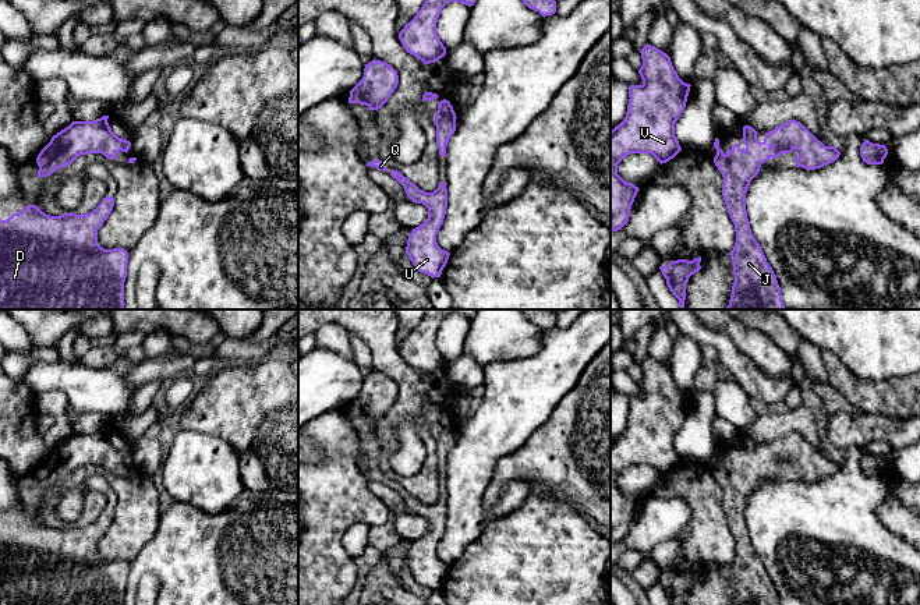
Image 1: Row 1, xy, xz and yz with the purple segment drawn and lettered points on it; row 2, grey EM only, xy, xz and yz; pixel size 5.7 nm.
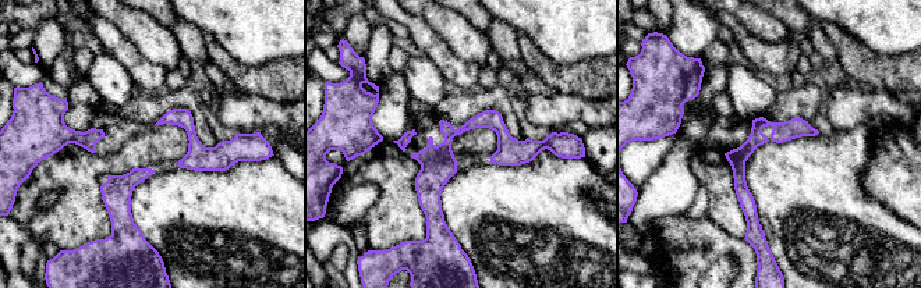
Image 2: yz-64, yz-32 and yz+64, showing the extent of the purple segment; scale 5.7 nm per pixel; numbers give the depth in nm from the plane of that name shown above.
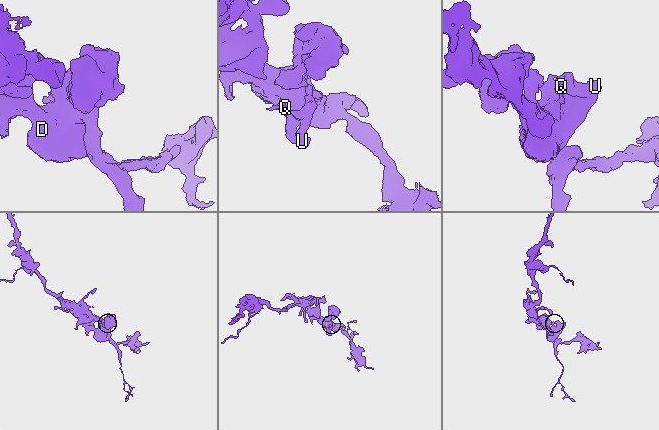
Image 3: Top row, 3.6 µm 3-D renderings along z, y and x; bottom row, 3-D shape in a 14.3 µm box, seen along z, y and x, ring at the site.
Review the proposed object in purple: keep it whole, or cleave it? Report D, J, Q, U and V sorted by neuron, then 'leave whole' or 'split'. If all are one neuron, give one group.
D J Q U V | leave whole

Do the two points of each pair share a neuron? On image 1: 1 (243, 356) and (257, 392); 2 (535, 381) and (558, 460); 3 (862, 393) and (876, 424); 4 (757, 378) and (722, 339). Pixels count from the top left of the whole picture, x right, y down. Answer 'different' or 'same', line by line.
1: different
2: different
3: different
4: same

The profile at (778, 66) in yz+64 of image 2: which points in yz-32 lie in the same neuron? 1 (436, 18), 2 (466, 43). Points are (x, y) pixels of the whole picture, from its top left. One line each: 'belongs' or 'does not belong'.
1: does not belong
2: does not belong

